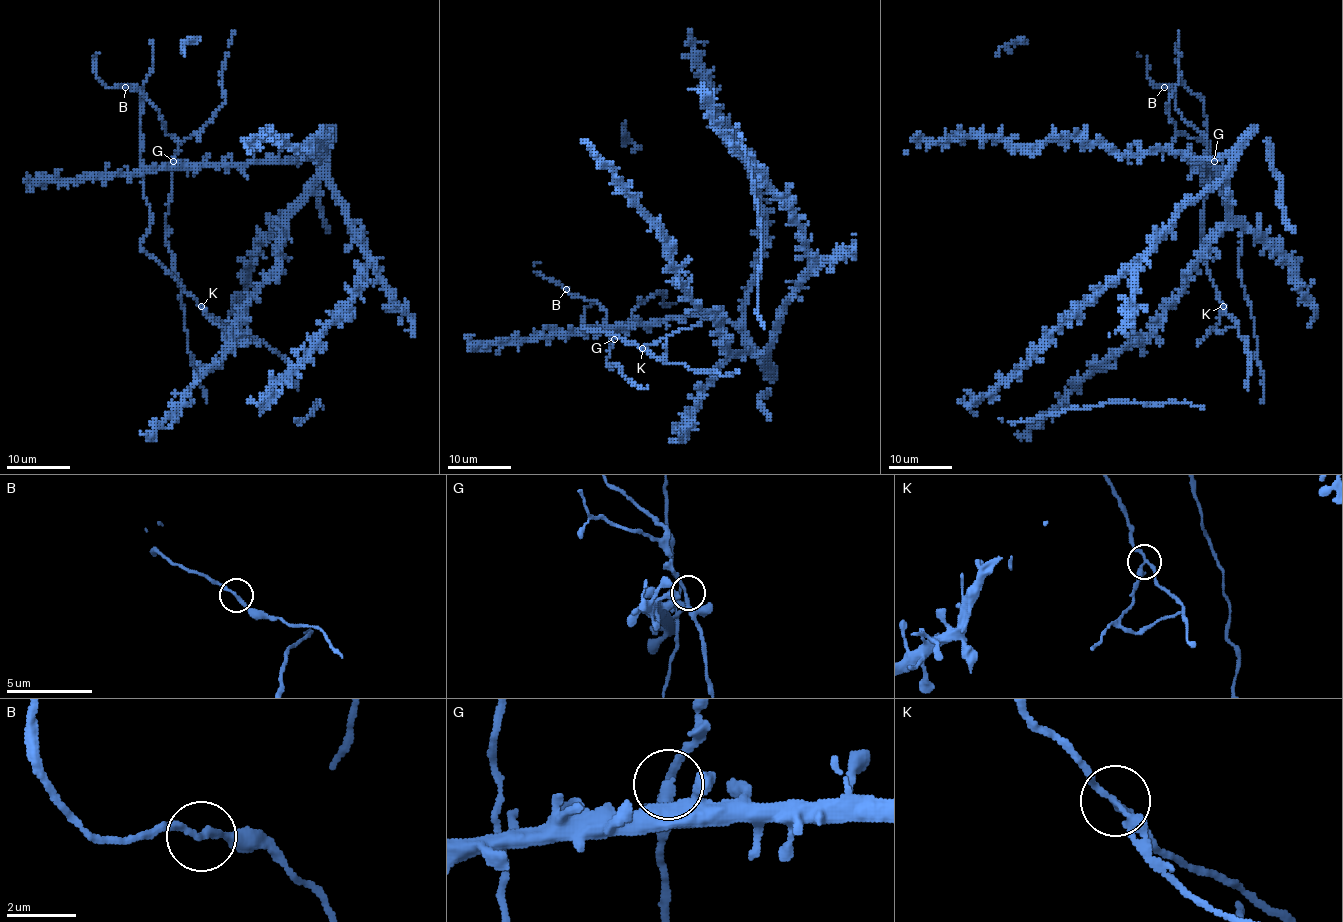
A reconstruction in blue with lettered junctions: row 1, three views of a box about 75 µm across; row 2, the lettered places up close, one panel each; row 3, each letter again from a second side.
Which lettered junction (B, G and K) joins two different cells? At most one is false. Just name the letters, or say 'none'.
K

